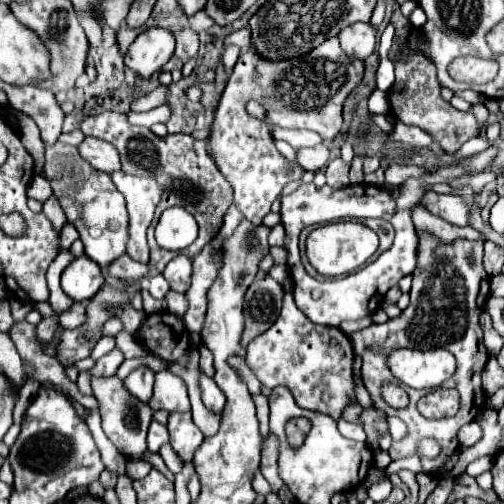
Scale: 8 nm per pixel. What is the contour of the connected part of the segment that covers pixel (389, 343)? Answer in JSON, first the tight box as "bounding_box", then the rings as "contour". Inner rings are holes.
{"bounding_box":[349,234,489,474],"contour":[[[419,234],[419,256],[417,256],[419,260],[417,260],[417,270],[413,272],[411,304],[407,306],[407,310],[403,310],[397,318],[387,320],[385,324],[373,324],[365,330],[349,334],[355,354],[359,354],[363,358],[363,384],[369,390],[375,408],[385,412],[387,416],[397,416],[407,424],[407,436],[399,442],[391,442],[391,448],[389,448],[391,460],[413,456],[415,444],[421,438],[435,438],[441,444],[441,454],[435,460],[421,462],[425,474],[441,472],[445,462],[449,462],[449,458],[459,448],[459,444],[457,444],[459,428],[465,424],[471,424],[485,406],[485,392],[481,388],[481,372],[483,372],[483,366],[487,364],[489,354],[483,344],[483,330],[479,326],[479,314],[481,314],[481,308],[485,302],[485,288],[489,294],[489,276],[483,270],[481,256],[483,256],[481,240],[477,240],[477,242],[457,240],[451,246],[443,246],[427,234]],[[479,292],[481,292],[481,302],[477,302]],[[399,348],[413,348],[413,350],[445,348],[455,356],[457,370],[445,382],[447,388],[455,388],[461,394],[461,406],[453,418],[431,420],[431,418],[421,416],[417,410],[417,400],[423,396],[423,390],[409,388],[411,402],[403,410],[393,410],[381,400],[381,396],[379,396],[381,382],[395,380],[387,366],[387,356],[391,350],[399,350]]]}

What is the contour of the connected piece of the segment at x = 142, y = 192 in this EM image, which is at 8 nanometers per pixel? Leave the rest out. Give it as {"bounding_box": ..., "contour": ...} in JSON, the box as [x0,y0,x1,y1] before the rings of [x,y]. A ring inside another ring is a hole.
{"bounding_box":[111,170,161,262],"contour":[[[117,170],[111,174],[117,190],[124,194],[129,213],[129,241],[127,254],[135,261],[149,262],[149,246],[145,232],[153,220],[153,212],[161,200],[161,186],[147,176],[133,176]]]}

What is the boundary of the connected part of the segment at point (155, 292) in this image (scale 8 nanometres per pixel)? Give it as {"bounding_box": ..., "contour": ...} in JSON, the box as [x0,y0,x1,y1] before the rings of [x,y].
{"bounding_box":[149,274,169,298],"contour":[[[155,274],[151,280],[149,280],[149,292],[153,298],[163,298],[165,292],[169,290],[169,284],[165,282],[165,278],[161,274]]]}

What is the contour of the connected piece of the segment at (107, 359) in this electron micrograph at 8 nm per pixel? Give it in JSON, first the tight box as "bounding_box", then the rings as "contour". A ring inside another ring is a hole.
{"bounding_box":[89,350,125,378],"contour":[[[111,350],[109,354],[105,354],[103,358],[99,358],[95,362],[95,366],[89,370],[89,376],[91,378],[109,378],[109,376],[113,376],[117,372],[117,368],[119,368],[119,364],[123,360],[125,358],[123,358],[123,354],[119,350]]]}

